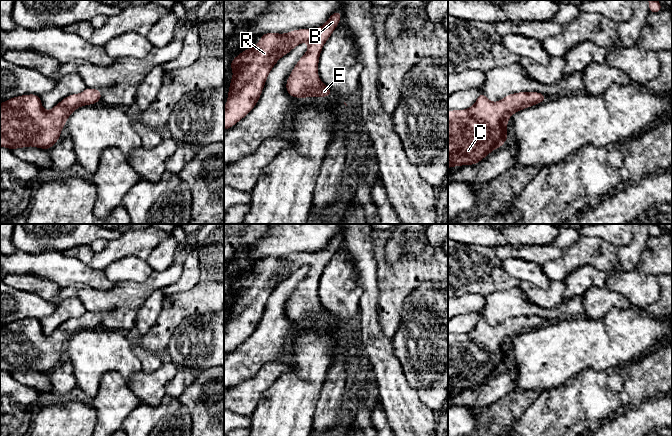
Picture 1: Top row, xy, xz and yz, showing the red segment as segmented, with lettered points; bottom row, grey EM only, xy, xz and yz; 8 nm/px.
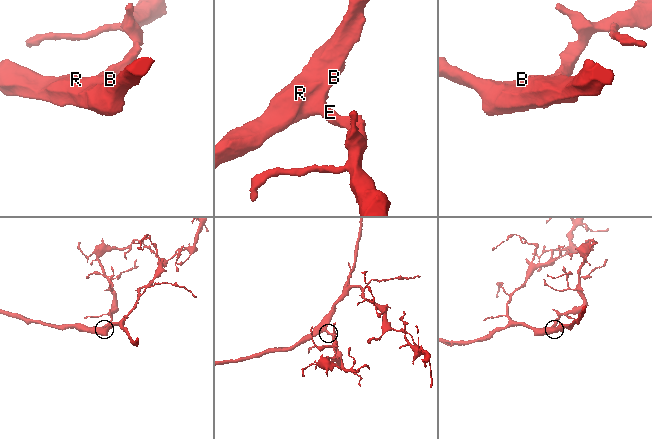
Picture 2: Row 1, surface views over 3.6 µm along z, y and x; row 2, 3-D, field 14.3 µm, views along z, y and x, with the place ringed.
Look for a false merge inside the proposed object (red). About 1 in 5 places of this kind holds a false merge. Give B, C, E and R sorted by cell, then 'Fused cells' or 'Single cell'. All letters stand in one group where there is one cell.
Groups: B C E R. Single cell

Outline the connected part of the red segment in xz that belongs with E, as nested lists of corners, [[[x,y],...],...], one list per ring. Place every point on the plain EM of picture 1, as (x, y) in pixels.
[[[335,235],[330,239],[327,246],[319,252],[297,253],[285,258],[263,257],[260,265],[255,270],[236,280],[230,286],[233,302],[230,305],[227,327],[224,331],[224,354],[233,351],[253,334],[261,320],[267,301],[277,285],[302,266],[308,266],[309,271],[289,299],[286,305],[286,316],[290,320],[300,323],[333,319],[331,314],[319,303],[318,287],[322,272],[340,247],[341,241],[341,236]]]

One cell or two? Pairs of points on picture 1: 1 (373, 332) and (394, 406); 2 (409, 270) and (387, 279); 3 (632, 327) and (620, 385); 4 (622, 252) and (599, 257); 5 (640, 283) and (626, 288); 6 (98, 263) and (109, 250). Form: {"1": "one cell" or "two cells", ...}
{"1": "one cell", "2": "one cell", "3": "two cells", "4": "two cells", "5": "one cell", "6": "one cell"}

